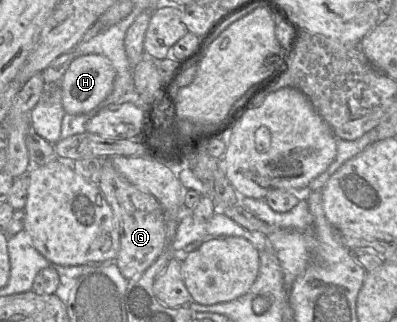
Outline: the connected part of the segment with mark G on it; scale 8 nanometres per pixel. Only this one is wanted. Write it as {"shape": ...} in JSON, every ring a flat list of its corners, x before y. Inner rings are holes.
{"shape":[[101,158,98,187,111,207,119,233,115,264,127,279,138,278,164,252,165,212,156,198,140,191,115,171,110,158]]}

